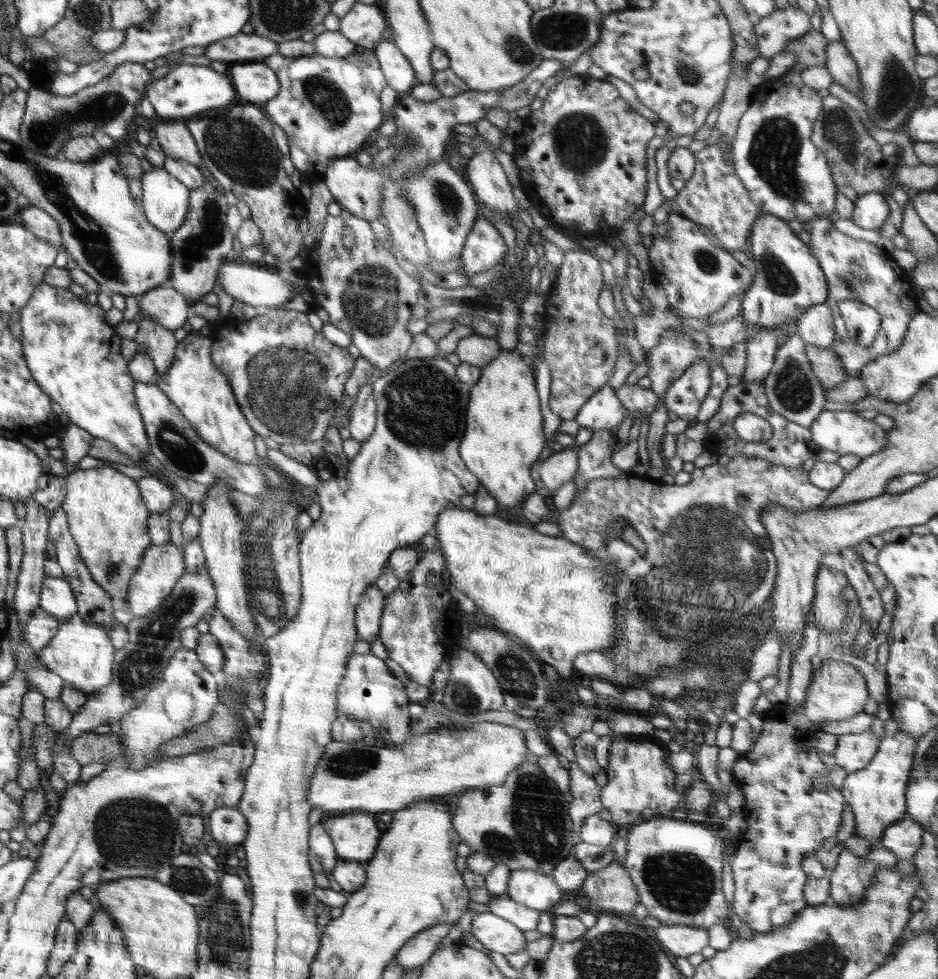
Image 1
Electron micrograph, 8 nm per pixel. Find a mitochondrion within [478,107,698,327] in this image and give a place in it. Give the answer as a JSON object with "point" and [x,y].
{"point":[579,139]}

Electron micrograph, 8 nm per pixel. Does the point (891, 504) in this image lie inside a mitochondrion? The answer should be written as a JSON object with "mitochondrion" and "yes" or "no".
{"mitochondrion":"no"}

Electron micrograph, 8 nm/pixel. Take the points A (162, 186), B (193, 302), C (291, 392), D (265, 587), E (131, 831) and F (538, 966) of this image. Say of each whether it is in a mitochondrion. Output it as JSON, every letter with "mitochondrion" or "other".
{"A":"other","B":"other","C":"mitochondrion","D":"mitochondrion","E":"mitochondrion","F":"other"}

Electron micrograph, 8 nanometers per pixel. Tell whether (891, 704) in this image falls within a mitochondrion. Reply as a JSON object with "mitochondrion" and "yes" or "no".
{"mitochondrion":"no"}

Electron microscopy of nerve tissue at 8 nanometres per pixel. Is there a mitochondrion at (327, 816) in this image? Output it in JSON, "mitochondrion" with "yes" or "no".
{"mitochondrion":"no"}

